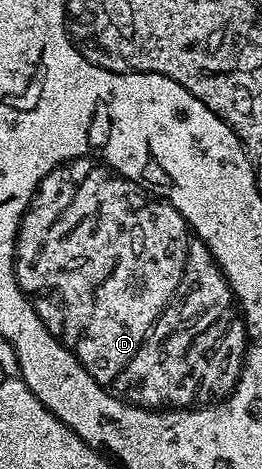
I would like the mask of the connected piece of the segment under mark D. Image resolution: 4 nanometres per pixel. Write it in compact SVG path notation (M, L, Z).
M95 157L74 158L71 162L64 163L63 166L54 167L47 176L41 178L40 187L37 188L36 194L33 196L32 202L24 214L24 218L20 221L20 230L16 234L16 282L22 288L22 292L32 299L32 306L38 312L38 316L42 320L44 327L46 327L67 350L72 351L72 355L84 365L86 372L90 372L90 376L94 376L97 384L115 394L116 397L123 398L125 402L131 402L134 406L142 406L150 410L159 410L161 408L196 408L201 404L212 404L217 400L227 398L236 386L236 381L240 379L240 369L244 367L244 352L246 349L244 319L240 313L240 307L236 297L232 294L230 284L224 279L224 273L218 268L216 261L212 259L212 253L206 248L203 240L186 224L184 217L180 215L169 202L164 201L163 198L157 198L156 195L148 193L147 190L143 190L138 184L134 184L130 179L117 174L115 170L111 170L109 166L104 165L103 161L97 160Z

